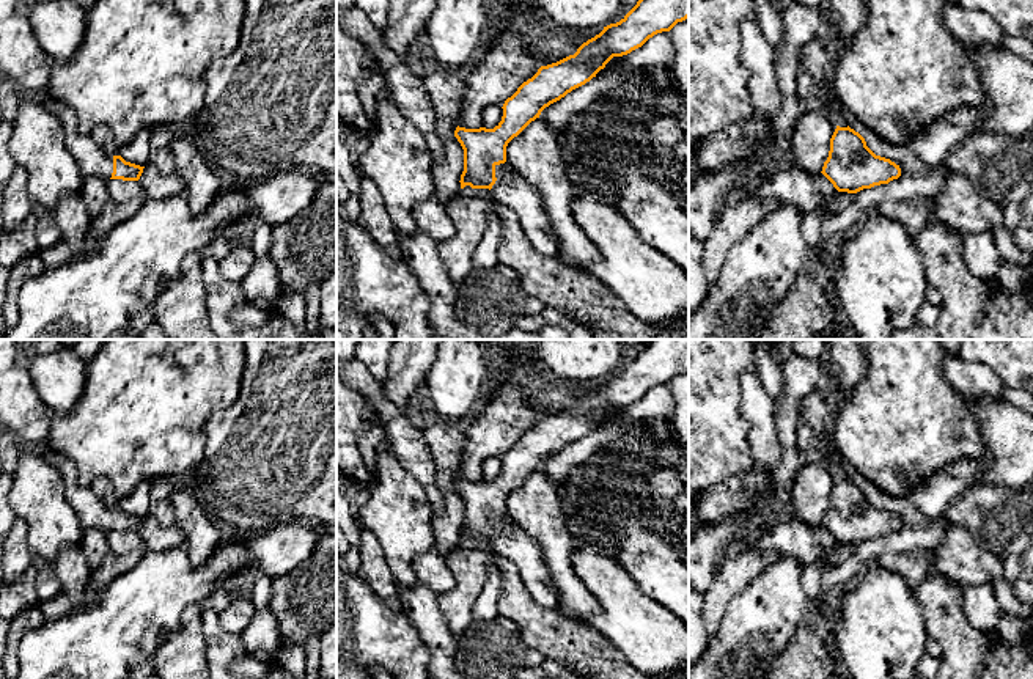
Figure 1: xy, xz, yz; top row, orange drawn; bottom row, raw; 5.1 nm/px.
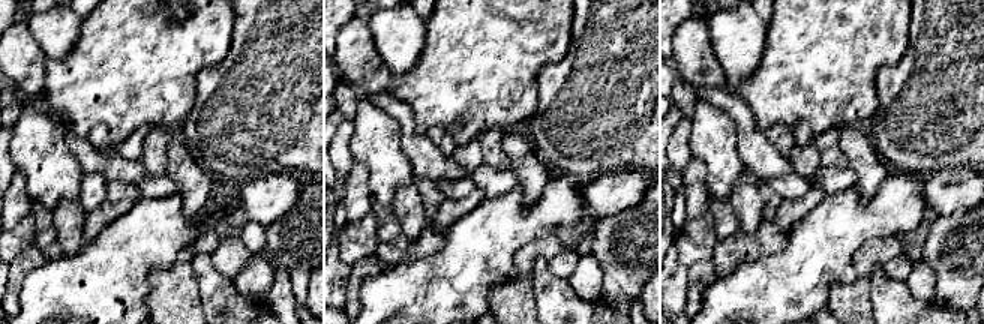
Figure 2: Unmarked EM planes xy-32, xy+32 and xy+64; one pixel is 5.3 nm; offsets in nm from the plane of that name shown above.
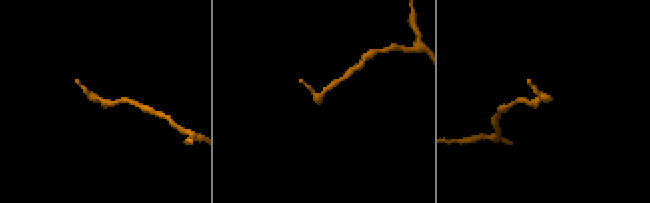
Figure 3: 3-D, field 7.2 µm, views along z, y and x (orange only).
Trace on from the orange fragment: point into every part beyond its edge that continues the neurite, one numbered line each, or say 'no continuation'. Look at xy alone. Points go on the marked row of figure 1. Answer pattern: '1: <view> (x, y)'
1: xy (93, 161)

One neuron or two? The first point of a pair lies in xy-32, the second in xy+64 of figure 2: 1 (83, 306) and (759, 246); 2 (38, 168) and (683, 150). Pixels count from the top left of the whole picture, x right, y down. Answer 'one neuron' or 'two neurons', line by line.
1: two neurons
2: two neurons

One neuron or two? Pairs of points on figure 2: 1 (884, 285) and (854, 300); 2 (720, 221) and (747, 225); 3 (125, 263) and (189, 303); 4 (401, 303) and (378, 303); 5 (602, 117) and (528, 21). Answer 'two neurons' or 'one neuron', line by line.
1: two neurons
2: two neurons
3: two neurons
4: one neuron
5: two neurons

